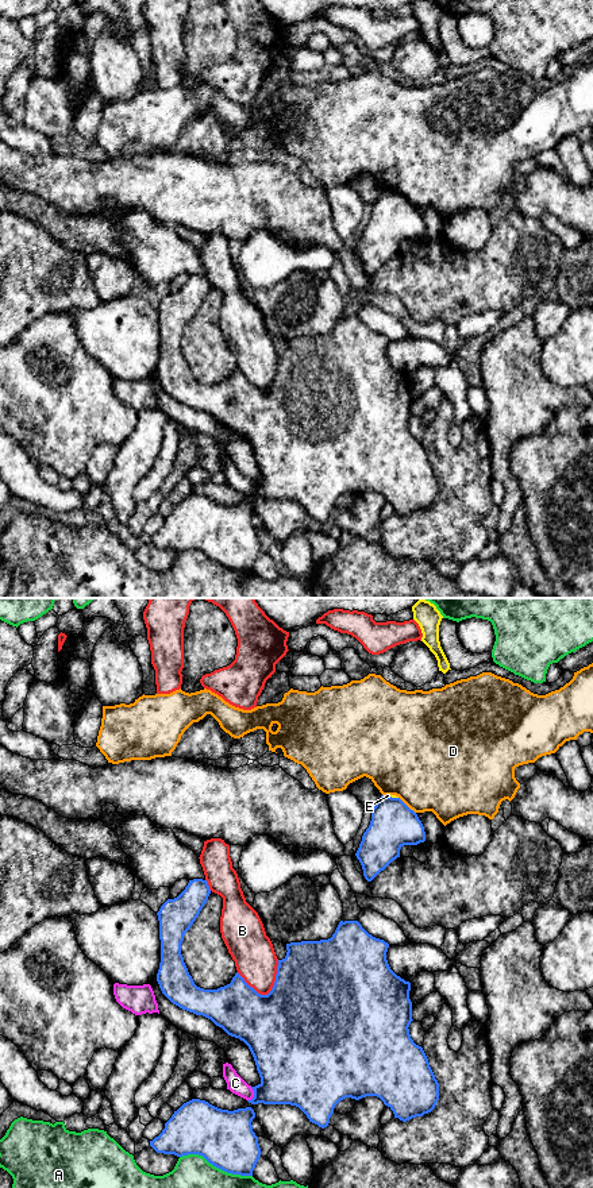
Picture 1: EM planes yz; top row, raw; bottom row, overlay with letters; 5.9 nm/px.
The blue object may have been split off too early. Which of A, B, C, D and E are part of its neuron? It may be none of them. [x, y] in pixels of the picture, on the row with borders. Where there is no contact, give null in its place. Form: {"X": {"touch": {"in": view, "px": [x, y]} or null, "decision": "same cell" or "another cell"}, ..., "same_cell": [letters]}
{"A": {"touch": {"in": "yz", "px": [216, 1167]}, "decision": "another cell"}, "B": {"touch": {"in": "yz", "px": [269, 992]}, "decision": "another cell"}, "C": {"touch": {"in": "yz", "px": [254, 1095]}, "decision": "another cell"}, "D": {"touch": {"in": "yz", "px": [405, 805]}, "decision": "another cell"}, "E": {"touch": {"in": "yz", "px": [391, 797]}, "decision": "another cell"}, "same_cell": []}

